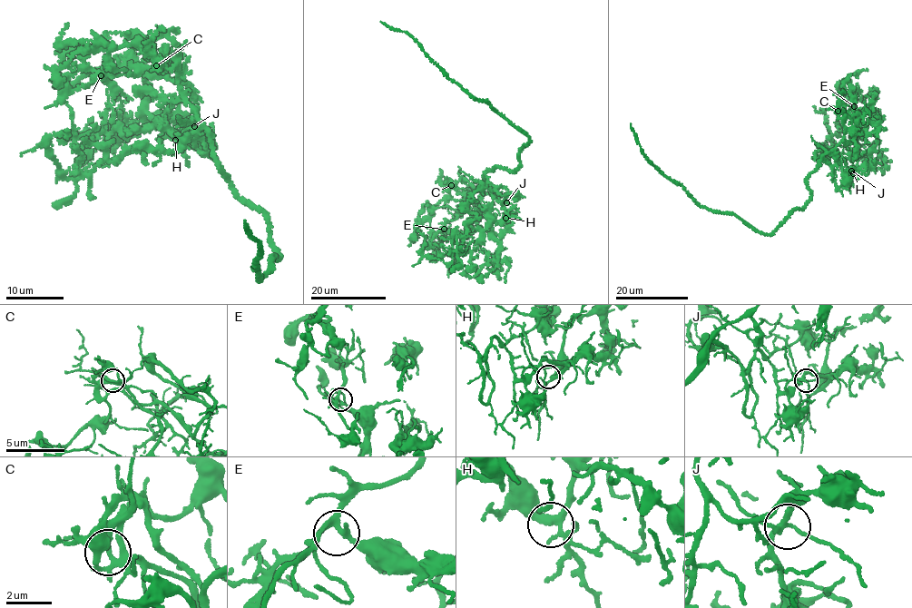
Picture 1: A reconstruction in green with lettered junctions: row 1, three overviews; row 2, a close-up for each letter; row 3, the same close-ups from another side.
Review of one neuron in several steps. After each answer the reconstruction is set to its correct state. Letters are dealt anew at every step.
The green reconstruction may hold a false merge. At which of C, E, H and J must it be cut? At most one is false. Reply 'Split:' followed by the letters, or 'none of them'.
Split: none of them

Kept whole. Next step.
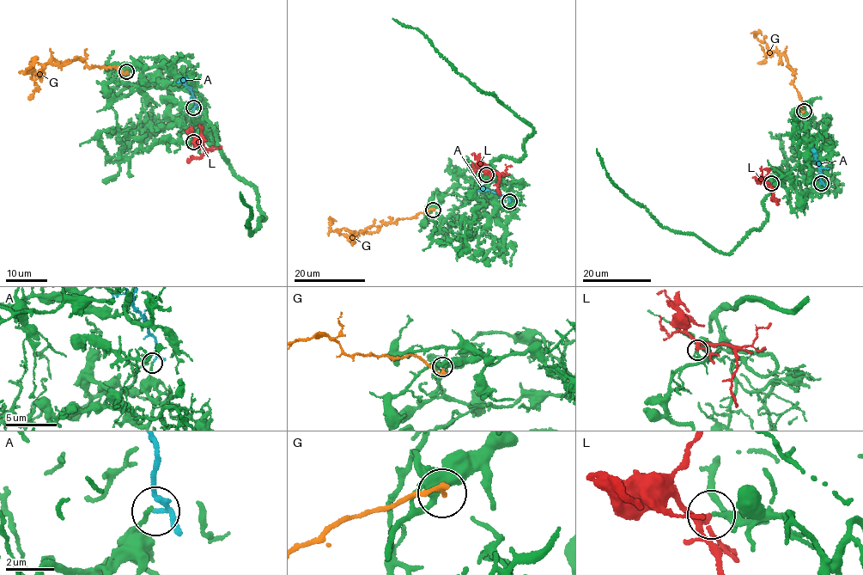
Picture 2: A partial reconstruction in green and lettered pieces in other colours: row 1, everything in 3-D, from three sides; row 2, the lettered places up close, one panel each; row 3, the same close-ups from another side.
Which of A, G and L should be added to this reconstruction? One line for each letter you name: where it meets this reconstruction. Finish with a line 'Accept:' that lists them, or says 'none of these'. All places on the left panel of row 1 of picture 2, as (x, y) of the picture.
L: (193, 142)
Accept: L

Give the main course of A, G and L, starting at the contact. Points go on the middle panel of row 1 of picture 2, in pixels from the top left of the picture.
A: (510, 201), (504, 195), (482, 188), (477, 191)
G: (433, 210), (380, 224), (374, 231), (353, 232), (348, 235), (330, 229), (331, 222), (336, 222)
L: (486, 174), (496, 172), (500, 175), (499, 194)

